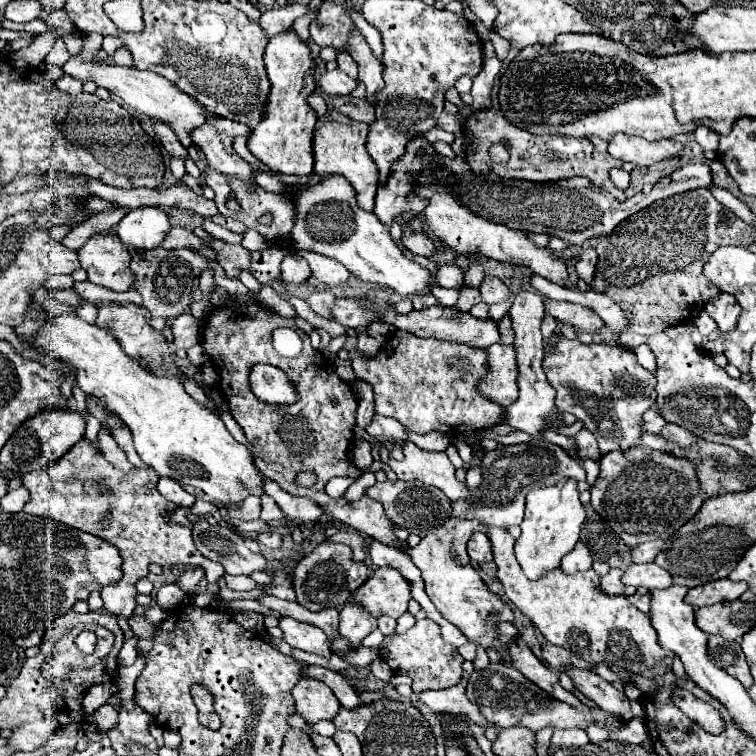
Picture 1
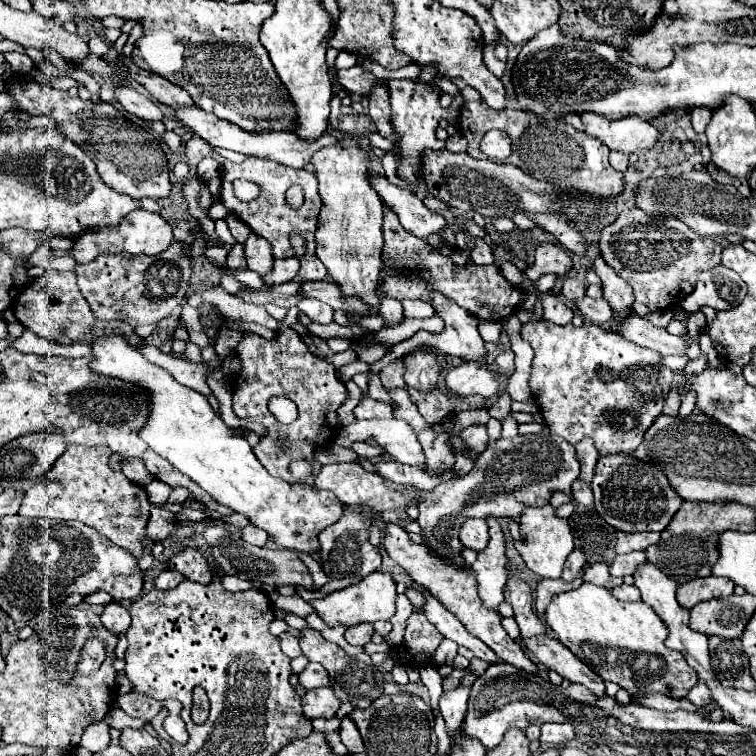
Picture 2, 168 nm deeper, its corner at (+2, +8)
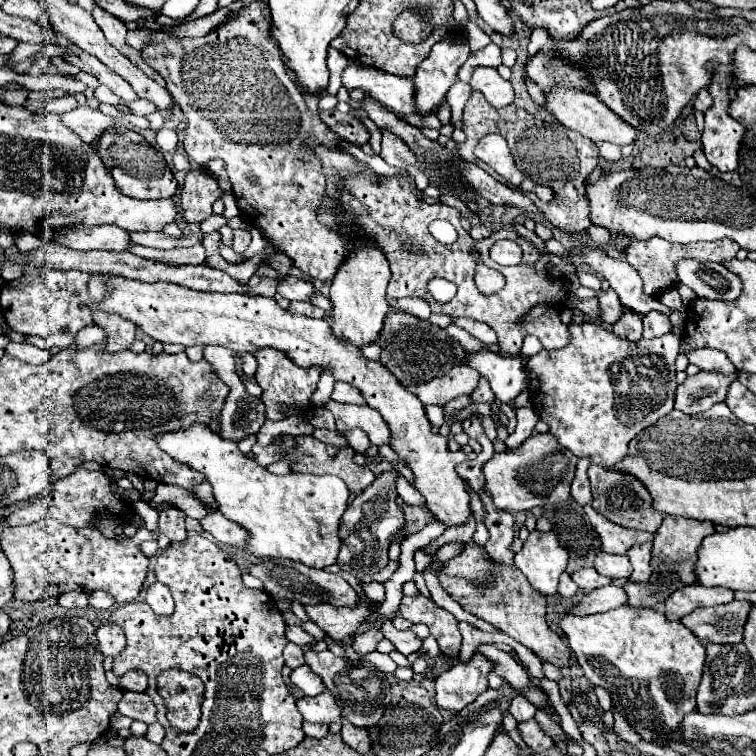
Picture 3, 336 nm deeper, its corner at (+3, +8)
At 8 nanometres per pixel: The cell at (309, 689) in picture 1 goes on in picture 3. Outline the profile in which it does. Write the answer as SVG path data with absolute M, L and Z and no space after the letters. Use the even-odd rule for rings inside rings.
M324 691L314 697L302 697L296 701L296 707L302 713L304 721L328 725L328 723L340 719L340 707L338 707L336 699L330 695L330 691Z

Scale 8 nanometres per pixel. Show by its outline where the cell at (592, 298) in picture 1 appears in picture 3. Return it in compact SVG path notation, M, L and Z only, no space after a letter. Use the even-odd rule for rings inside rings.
M682 341L680 353L684 353L690 363L698 365L704 371L716 371L716 373L722 373L722 375L736 373L736 367L730 363L728 355L722 353L722 351L714 351L714 349L690 349Z

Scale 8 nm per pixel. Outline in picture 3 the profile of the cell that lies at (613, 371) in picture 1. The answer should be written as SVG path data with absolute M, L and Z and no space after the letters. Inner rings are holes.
M572 323L570 333L572 339L566 347L540 351L528 359L526 369L530 377L530 397L540 413L540 419L550 425L550 433L556 435L566 449L580 459L590 459L592 465L610 467L626 455L630 439L672 411L674 391L678 385L674 363L680 355L680 335L666 333L658 339L640 339L632 343L616 337L612 331L606 331L596 323Z

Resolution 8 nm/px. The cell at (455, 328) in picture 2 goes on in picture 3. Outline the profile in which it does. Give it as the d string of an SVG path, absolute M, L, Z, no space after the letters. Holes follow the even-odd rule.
M490 351L470 353L466 363L480 375L486 375L496 401L514 407L516 395L528 387L528 375L518 357L504 357Z

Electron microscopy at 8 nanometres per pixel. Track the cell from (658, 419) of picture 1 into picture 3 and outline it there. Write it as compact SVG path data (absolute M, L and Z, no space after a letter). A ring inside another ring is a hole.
M700 371L692 377L688 377L682 385L676 389L676 403L674 409L696 415L702 411L708 411L712 405L726 399L726 391L734 379L718 373Z

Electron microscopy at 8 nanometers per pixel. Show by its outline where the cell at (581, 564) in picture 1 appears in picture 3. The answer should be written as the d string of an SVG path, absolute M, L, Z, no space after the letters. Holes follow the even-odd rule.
M564 573L564 575L560 577L560 585L558 585L558 593L560 593L560 597L564 597L564 599L572 599L572 597L576 595L576 591L578 591L578 587L572 583L570 575Z

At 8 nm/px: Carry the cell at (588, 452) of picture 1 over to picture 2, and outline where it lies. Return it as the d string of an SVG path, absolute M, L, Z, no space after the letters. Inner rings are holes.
M581 439L577 445L575 445L575 453L577 453L577 459L581 463L581 479L585 481L591 481L593 479L593 469L595 469L595 463L597 463L597 457L599 453L595 451L595 445L591 443L591 439Z

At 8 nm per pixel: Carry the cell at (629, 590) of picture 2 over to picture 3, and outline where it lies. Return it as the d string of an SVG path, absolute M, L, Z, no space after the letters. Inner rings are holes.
M606 585L602 589L596 589L588 595L584 595L572 609L568 609L570 613L584 617L584 615L592 615L592 613L604 613L610 609L620 607L622 603L626 603L626 593L622 587L616 585Z

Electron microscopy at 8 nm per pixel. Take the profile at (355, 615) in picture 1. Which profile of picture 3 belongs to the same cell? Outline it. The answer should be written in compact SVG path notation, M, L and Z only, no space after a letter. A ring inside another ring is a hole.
M370 629L370 631L366 631L366 633L360 633L360 635L354 637L352 649L354 649L360 657L366 657L368 653L376 651L376 645L378 645L378 641L380 641L382 637L384 637L384 635L382 635L380 631L376 631L376 629Z

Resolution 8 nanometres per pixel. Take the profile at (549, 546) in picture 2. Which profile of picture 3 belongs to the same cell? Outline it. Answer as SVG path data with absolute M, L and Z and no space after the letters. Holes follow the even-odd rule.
M532 531L520 553L514 555L516 567L526 575L528 583L544 597L556 595L558 579L566 571L568 553L560 547L558 537L548 531Z

